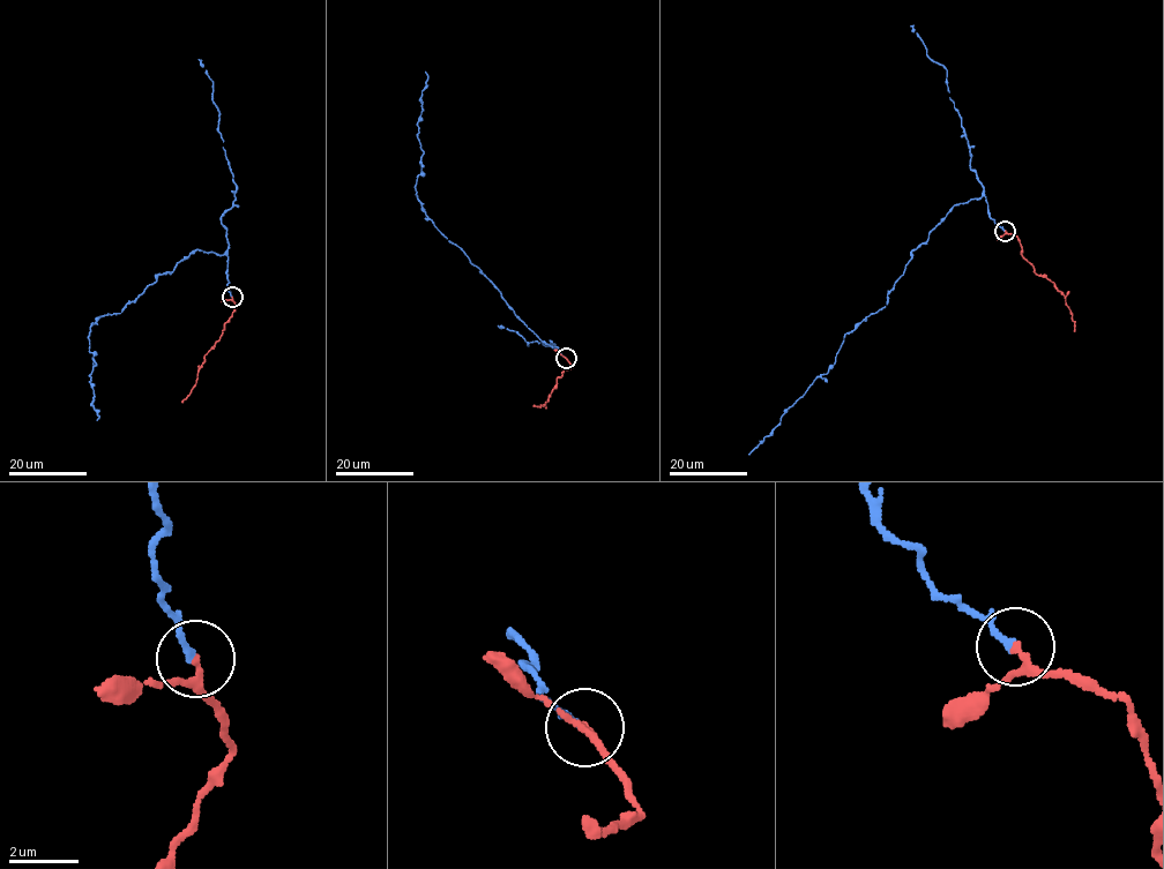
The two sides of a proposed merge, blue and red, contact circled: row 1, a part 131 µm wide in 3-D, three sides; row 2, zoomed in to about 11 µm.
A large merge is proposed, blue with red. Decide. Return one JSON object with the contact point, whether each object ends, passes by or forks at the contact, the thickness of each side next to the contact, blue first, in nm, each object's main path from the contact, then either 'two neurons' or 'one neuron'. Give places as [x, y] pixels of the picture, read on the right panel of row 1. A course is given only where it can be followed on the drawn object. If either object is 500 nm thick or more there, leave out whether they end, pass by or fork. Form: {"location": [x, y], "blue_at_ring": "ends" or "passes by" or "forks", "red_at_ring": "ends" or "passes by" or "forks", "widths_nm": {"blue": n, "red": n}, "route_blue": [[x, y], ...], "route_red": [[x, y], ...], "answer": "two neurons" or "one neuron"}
{"location": [1005, 231], "blue_at_ring": "ends", "red_at_ring": "passes by", "widths_nm": {"blue": 180, "red": 160}, "route_blue": [[1005, 231], [990, 217], [984, 195], [955, 204], [912, 252], [887, 305], [844, 335], [835, 364], [748, 454]], "route_red": [[1005, 231], [1017, 239], [1022, 255], [1037, 274], [1045, 276], [1064, 296], [1074, 331]], "answer": "one neuron"}

